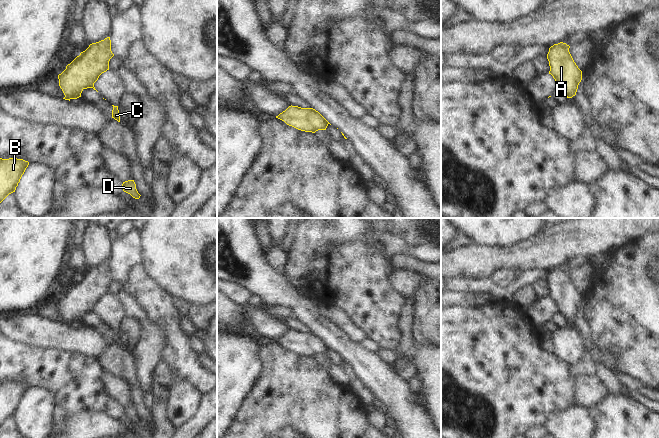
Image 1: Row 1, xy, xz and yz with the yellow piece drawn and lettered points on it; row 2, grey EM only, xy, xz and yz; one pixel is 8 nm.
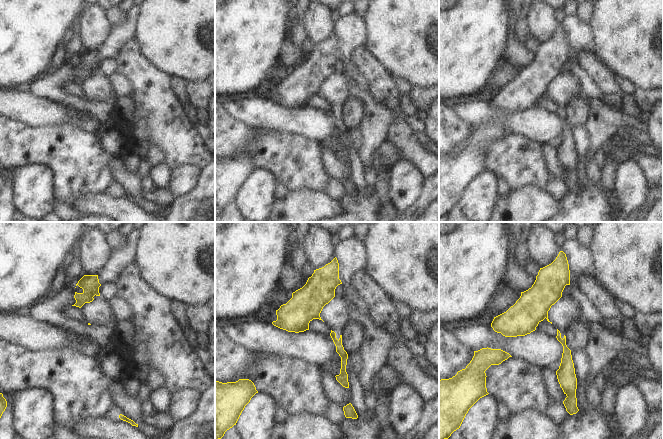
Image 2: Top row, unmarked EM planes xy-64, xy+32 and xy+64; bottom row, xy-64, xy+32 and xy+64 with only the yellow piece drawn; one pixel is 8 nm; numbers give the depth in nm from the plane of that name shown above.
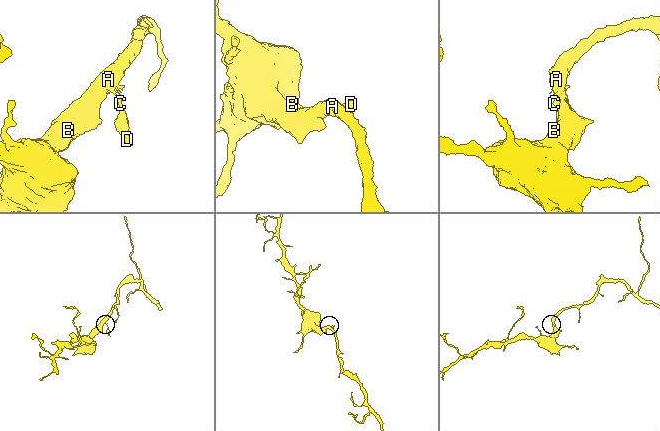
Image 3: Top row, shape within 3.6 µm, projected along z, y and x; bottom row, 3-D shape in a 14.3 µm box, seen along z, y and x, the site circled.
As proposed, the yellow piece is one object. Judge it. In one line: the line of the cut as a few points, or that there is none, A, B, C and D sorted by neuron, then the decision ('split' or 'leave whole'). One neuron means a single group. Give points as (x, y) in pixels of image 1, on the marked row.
cut xy (93, 85), (91, 87); groups A B / C D; split

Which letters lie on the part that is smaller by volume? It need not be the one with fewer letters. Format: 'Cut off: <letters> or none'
Cut off: C, D

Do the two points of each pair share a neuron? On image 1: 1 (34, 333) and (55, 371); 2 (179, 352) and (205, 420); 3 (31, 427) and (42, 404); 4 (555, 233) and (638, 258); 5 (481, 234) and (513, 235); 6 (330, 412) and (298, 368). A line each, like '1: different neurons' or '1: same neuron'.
1: different neurons
2: different neurons
3: same neuron
4: different neurons
5: same neuron
6: same neuron

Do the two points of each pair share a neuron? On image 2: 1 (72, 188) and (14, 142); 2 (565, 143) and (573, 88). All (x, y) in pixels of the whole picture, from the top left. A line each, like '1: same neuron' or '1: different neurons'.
1: same neuron
2: same neuron

